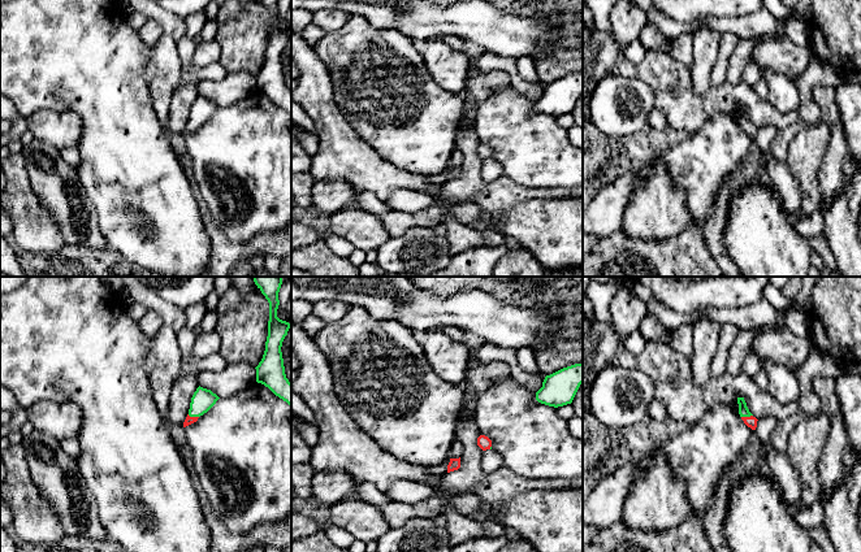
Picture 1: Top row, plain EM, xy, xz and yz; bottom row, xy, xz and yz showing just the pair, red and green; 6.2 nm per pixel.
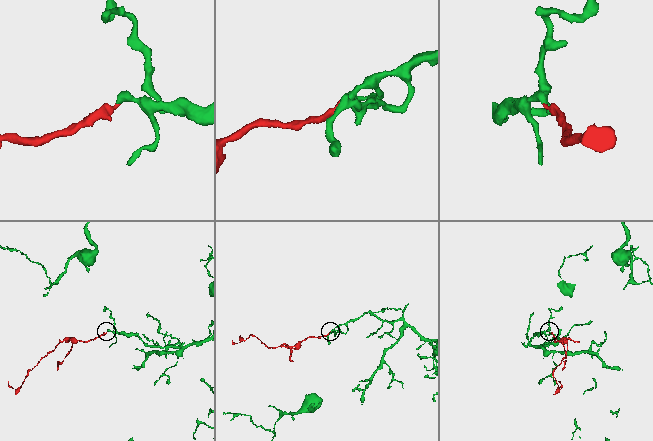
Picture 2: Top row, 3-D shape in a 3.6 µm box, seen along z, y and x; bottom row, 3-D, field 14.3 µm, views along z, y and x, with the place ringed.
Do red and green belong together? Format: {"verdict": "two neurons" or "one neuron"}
{"verdict": "one neuron"}

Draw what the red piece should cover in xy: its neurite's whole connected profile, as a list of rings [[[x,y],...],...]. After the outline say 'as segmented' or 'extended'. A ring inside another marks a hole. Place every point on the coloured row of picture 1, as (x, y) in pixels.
[[[198,387],[190,403],[189,414],[183,422],[183,427],[198,421],[200,416],[207,413],[220,397],[211,390]]] | extended

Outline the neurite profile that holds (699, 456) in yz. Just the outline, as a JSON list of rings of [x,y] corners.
[[[718,404],[653,451],[661,453],[672,474],[684,482],[691,514],[700,518],[711,505],[724,470],[753,444],[757,444],[756,430],[748,427],[730,405]]]

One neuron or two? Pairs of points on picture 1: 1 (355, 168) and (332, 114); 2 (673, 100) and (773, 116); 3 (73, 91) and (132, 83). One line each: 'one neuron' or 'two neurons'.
1: one neuron
2: one neuron
3: one neuron

